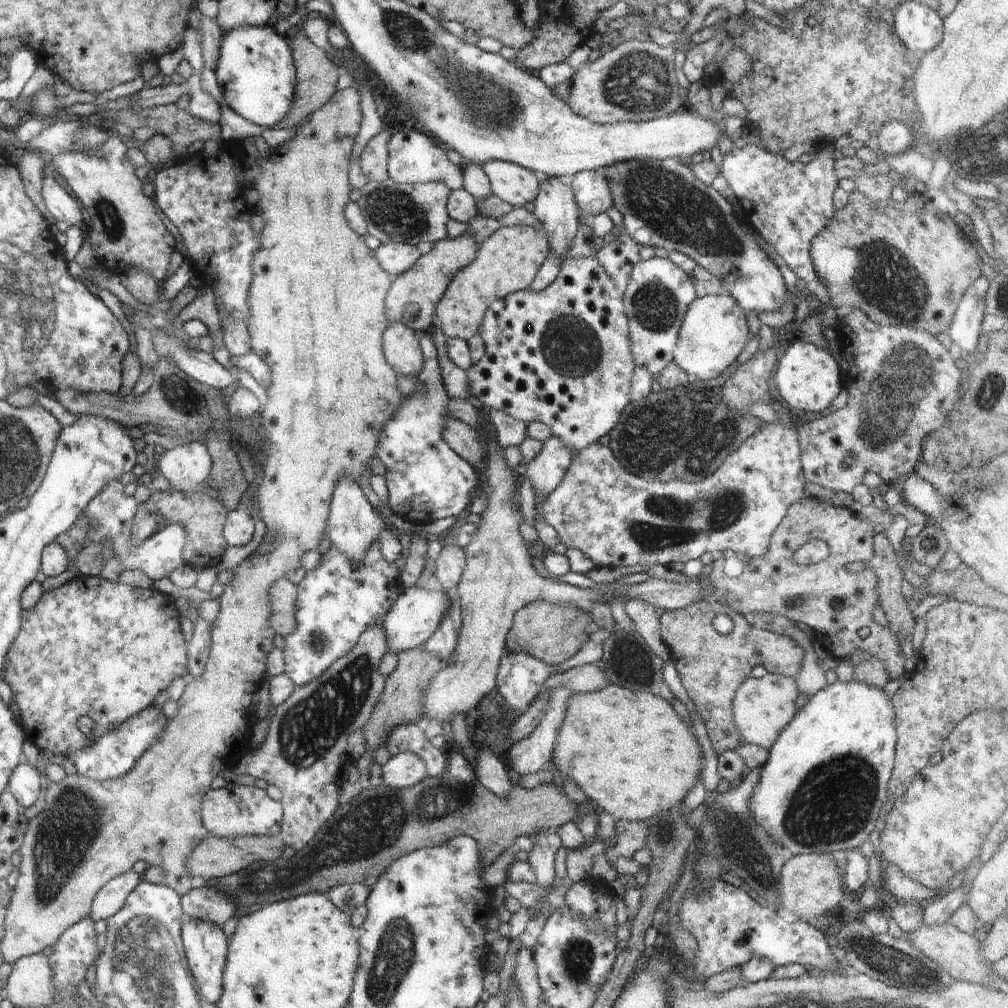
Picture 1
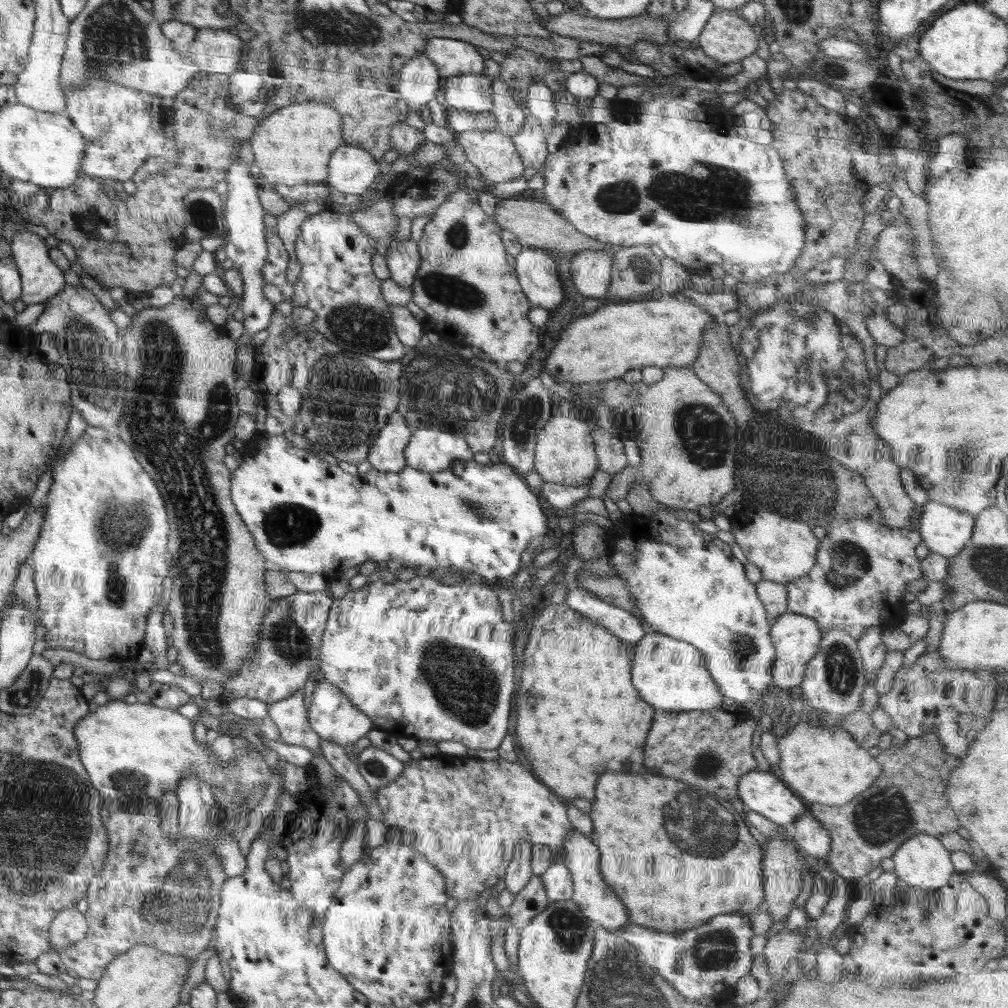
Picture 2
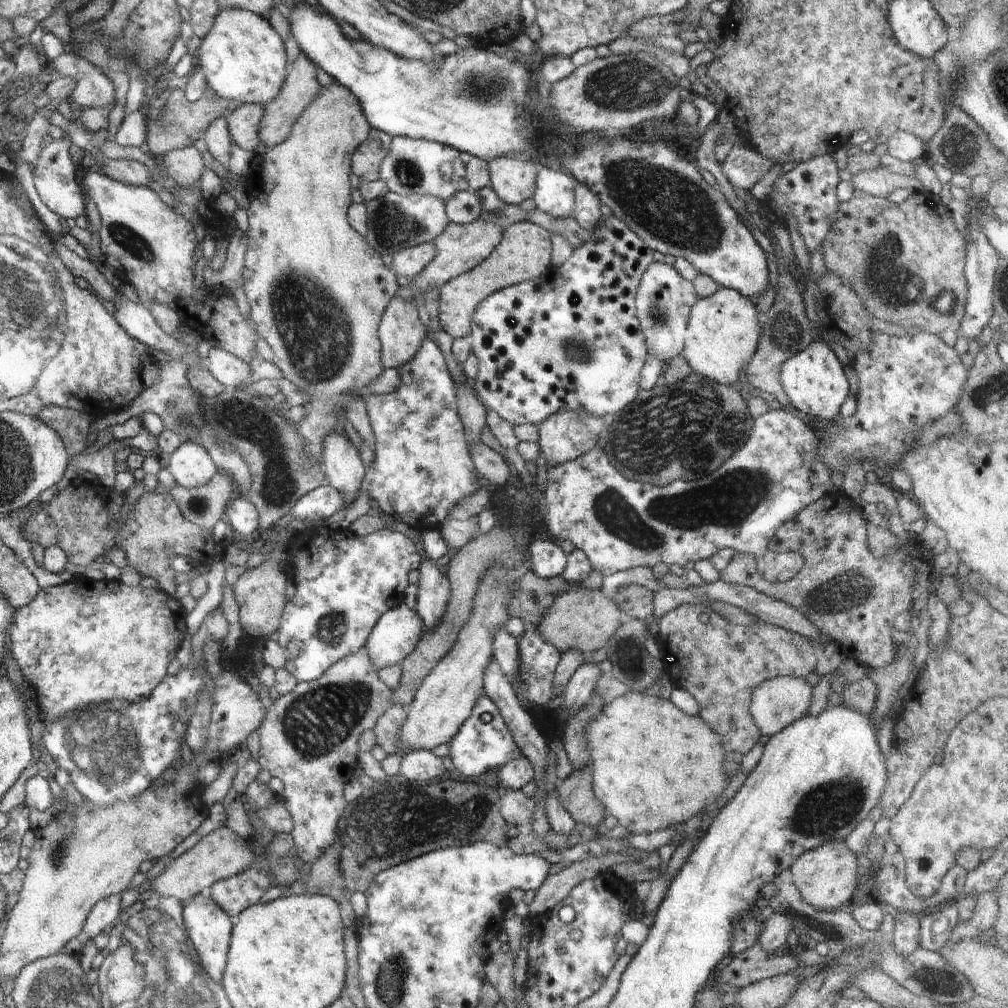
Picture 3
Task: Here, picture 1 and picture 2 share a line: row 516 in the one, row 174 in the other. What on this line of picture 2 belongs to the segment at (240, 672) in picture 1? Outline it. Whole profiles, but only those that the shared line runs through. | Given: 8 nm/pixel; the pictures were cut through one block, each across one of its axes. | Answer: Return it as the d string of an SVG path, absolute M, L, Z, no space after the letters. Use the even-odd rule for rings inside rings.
M300 102L278 108L262 120L250 138L254 164L260 168L258 180L265 186L323 182L332 152L345 145L341 128L341 113L326 104Z

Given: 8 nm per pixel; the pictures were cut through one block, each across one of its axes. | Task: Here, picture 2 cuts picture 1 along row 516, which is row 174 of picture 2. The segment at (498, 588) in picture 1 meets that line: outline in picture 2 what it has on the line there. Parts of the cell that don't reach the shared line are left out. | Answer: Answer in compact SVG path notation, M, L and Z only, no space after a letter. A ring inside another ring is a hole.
M498 130L460 132L455 142L464 148L467 161L494 183L508 182L524 172L525 166L511 136Z

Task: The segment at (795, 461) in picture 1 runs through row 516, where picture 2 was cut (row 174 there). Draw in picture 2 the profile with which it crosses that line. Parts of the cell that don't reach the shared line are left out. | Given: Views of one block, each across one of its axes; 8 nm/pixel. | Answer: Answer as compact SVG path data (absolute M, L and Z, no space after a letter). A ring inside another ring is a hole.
M671 89L653 90L652 100L641 103L644 112L638 116L638 120L614 120L614 124L580 123L575 129L570 129L567 137L561 142L560 149L555 154L549 154L542 168L544 170L545 185L543 192L547 203L560 215L564 216L578 232L591 236L604 243L622 245L656 245L664 252L666 257L674 259L674 262L682 264L688 272L705 272L708 264L722 266L728 274L732 274L741 283L756 283L759 280L774 274L784 274L794 268L793 264L801 255L802 247L805 247L805 220L800 209L794 202L794 194L788 186L788 180L784 174L784 167L778 151L771 145L762 146L754 140L746 140L739 134L739 118L734 114L722 117L722 131L724 136L714 132L704 122L688 120L682 116L682 110L678 108L678 98L673 97Z

